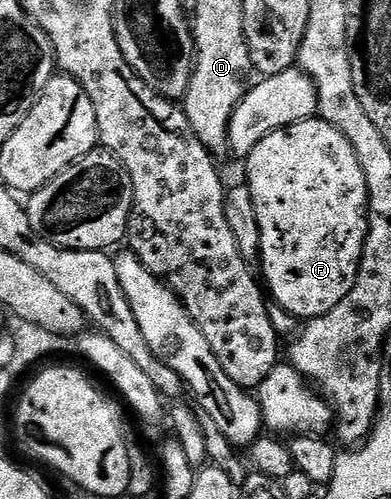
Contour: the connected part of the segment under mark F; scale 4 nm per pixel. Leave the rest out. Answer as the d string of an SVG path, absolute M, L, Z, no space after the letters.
M314 116L259 140L249 153L247 165L247 185L255 200L255 216L259 216L261 233L260 277L268 297L298 320L318 318L331 312L355 284L369 231L367 176L363 176L355 148L339 128Z

